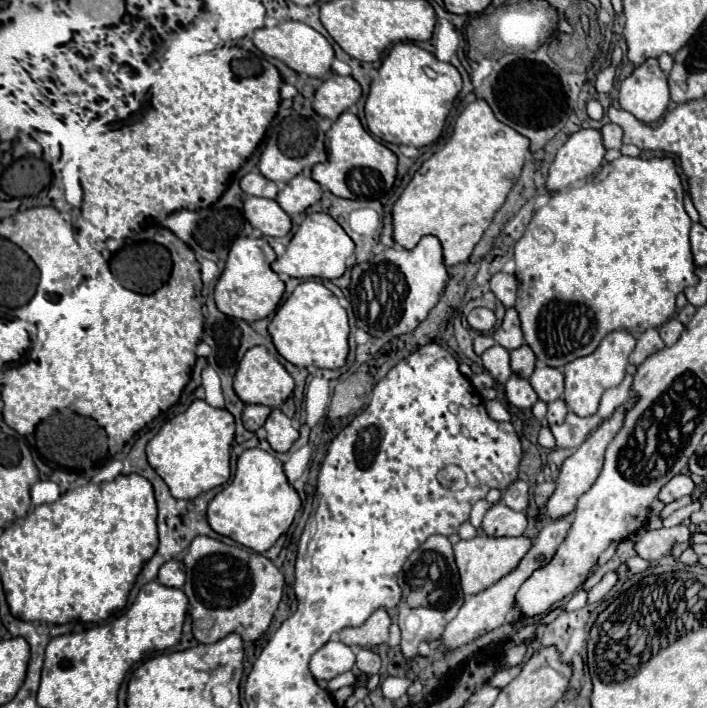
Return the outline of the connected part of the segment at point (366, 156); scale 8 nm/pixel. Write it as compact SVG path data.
M344 111L332 123L324 139L324 145L328 151L328 159L312 167L312 179L336 197L378 199L392 189L396 177L396 155L370 135L354 113Z

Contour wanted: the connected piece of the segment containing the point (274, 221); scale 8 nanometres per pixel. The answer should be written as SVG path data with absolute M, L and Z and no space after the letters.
M248 197L244 201L244 217L266 237L284 237L292 227L290 217L274 199Z

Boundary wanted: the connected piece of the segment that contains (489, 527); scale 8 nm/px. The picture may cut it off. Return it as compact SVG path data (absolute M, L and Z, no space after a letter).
M496 503L496 505L492 505L488 509L488 513L486 513L484 521L482 521L482 529L490 537L524 535L524 531L526 531L526 517L524 517L524 513L512 511L504 503Z

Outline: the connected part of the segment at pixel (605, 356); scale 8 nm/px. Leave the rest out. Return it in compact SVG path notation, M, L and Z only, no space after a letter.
M620 329L620 331L612 331L608 333L602 343L596 347L594 353L574 359L572 363L568 363L564 367L564 377L566 377L566 393L564 393L564 401L568 405L568 409L572 409L576 415L580 417L590 417L598 411L598 403L600 403L600 395L622 383L624 375L626 375L626 365L628 365L628 355L632 353L636 345L636 339L630 331Z

